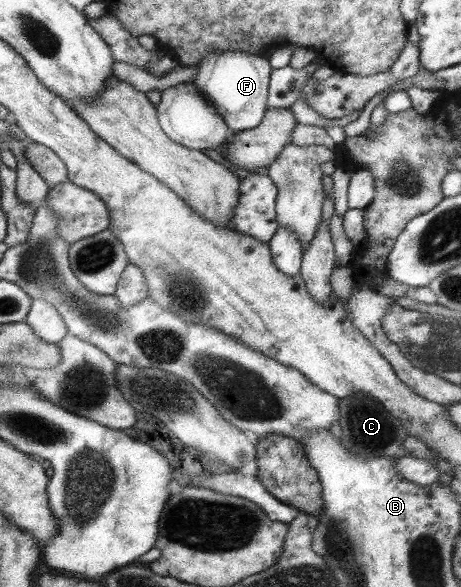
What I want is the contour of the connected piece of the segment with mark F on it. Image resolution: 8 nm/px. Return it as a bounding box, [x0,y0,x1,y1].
[188,50,272,132]

